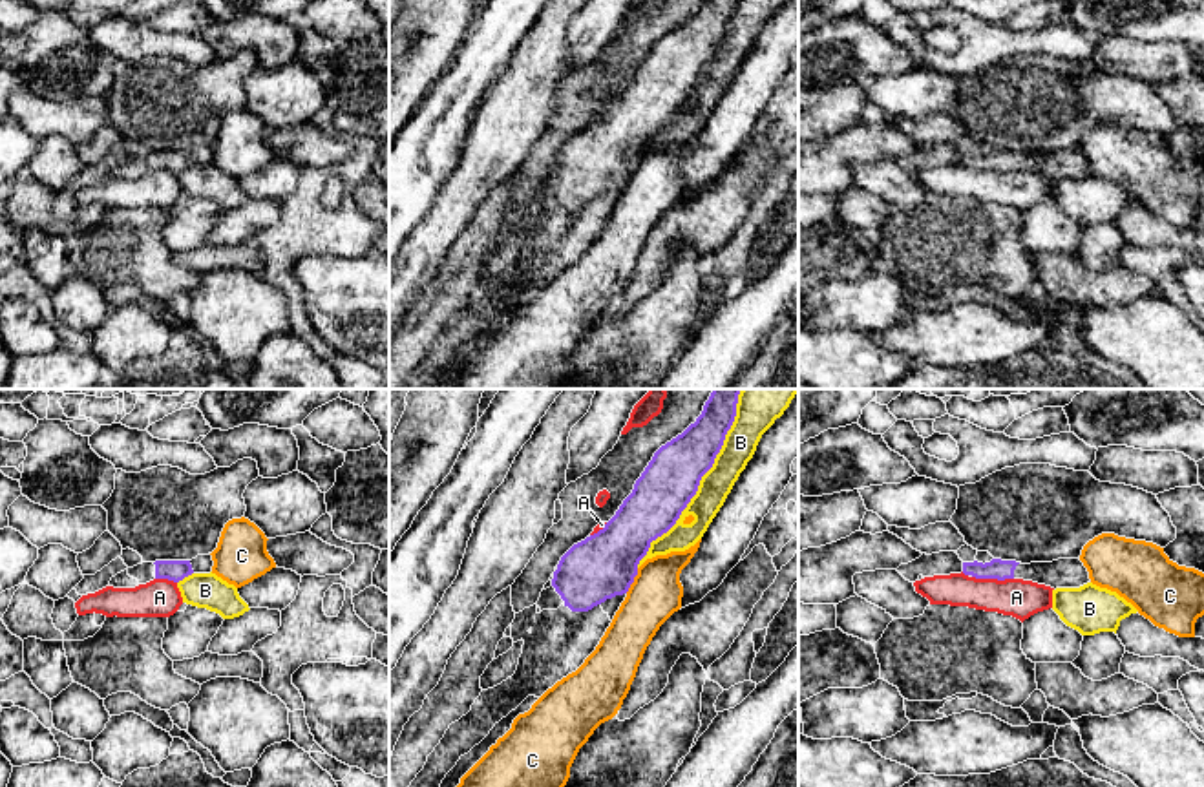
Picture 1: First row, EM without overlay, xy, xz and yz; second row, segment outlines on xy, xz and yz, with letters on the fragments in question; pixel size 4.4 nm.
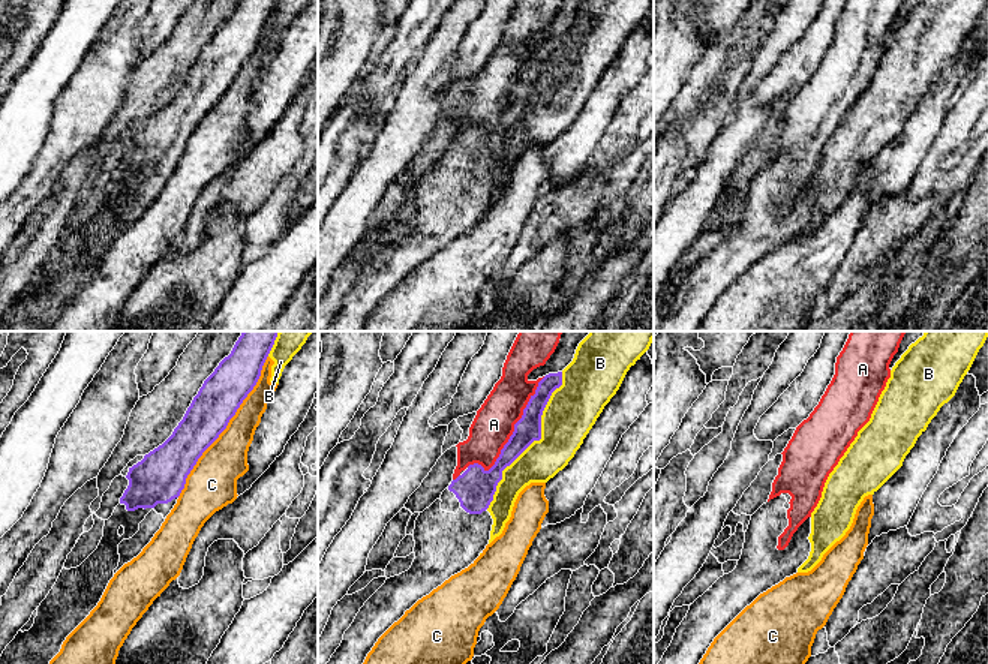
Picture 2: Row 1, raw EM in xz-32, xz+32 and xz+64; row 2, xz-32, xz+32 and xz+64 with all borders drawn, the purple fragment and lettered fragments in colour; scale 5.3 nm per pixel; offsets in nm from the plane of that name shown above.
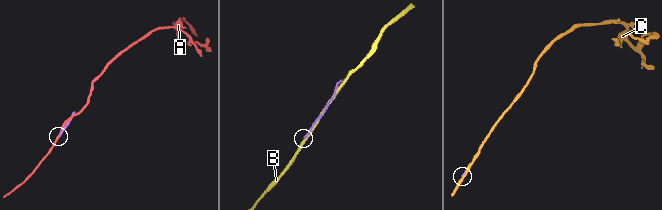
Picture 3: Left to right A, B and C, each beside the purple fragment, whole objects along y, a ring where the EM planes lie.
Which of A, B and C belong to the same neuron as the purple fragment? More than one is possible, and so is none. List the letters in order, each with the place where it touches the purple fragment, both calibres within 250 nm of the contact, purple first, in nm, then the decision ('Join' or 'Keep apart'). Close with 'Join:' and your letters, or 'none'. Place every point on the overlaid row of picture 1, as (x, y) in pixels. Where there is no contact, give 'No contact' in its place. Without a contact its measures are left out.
A: Touches purple at yz (992, 577). Thickness 90 nm (purple) against 170 nm. Keep apart
B: Touches purple at xz (700, 479). Thickness 240 nm (purple) against 150 nm. Keep apart
C: Touches purple at xz (633, 581). Thickness 280 nm (purple) against 220 nm. Keep apart
Join: none

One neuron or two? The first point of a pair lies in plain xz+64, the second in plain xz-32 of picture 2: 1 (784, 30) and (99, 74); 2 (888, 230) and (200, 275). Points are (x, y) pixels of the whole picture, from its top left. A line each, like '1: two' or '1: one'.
1: one
2: two

